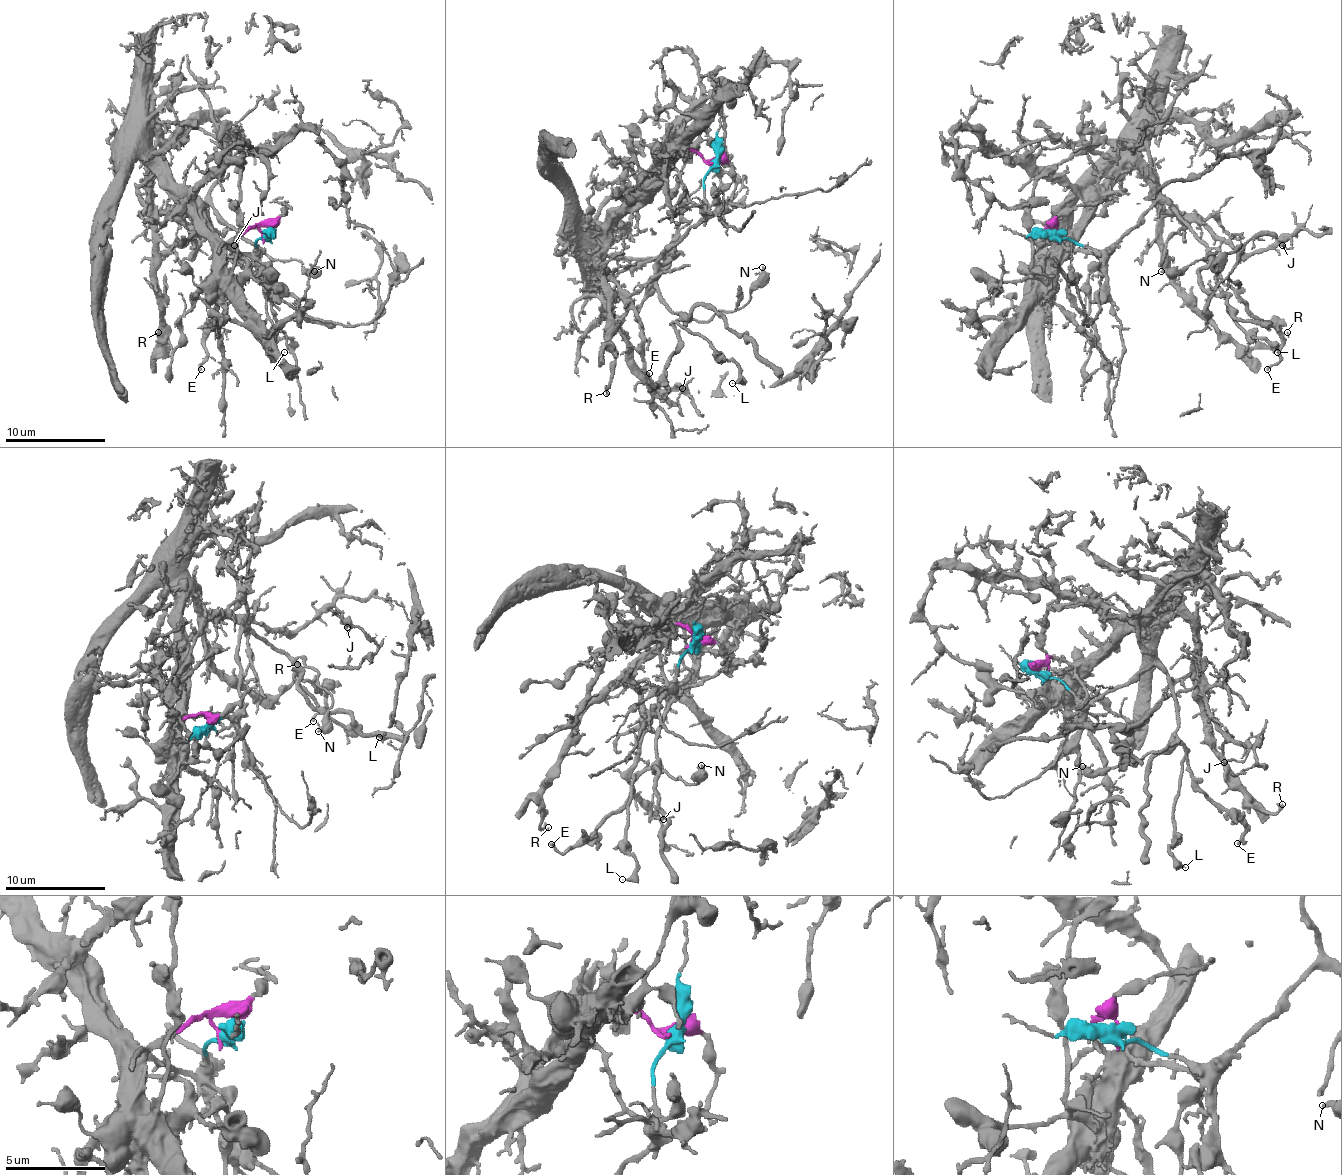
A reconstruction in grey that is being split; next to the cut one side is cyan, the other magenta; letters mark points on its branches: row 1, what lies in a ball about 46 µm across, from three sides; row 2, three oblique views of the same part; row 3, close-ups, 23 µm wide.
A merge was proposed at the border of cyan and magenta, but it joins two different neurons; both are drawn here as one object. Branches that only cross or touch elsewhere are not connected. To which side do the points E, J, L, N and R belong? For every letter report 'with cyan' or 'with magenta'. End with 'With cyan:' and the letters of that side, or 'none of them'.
E: with cyan
J: with magenta
L: with cyan
N: with cyan
R: with magenta
With cyan: E, L, N

